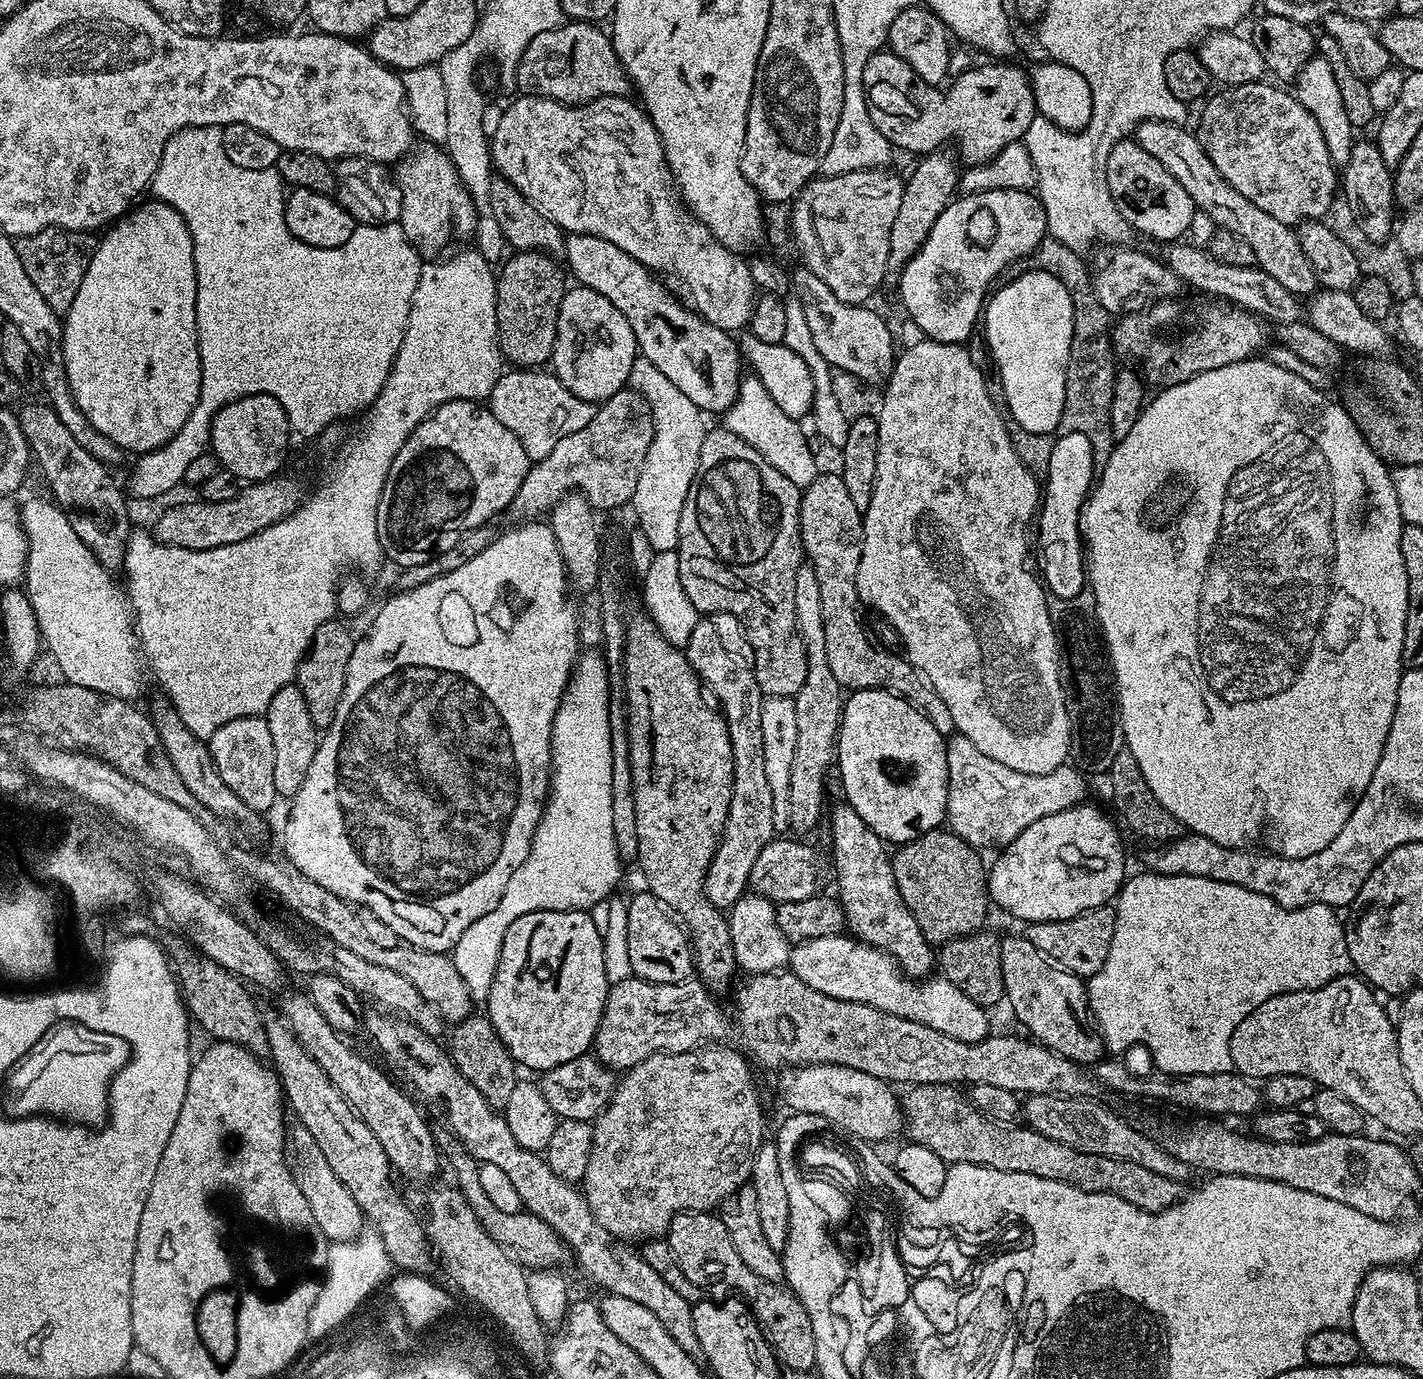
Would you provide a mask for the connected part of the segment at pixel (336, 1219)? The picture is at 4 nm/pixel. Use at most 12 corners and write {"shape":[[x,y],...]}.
{"shape":[[290,1132],[292,1171],[322,1234],[355,1240],[366,1228],[314,1134]]}

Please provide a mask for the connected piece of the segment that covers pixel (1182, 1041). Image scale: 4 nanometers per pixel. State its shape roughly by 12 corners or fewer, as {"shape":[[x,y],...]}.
{"shape":[[1140,870],[1087,977],[1105,1049],[1233,1071],[1262,1002],[1353,971],[1326,904]]}

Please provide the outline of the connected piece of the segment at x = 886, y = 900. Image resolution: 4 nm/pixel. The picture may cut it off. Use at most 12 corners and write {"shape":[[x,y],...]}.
{"shape":[[847,802],[832,860],[847,931],[927,977],[934,948],[898,894],[889,845]]}

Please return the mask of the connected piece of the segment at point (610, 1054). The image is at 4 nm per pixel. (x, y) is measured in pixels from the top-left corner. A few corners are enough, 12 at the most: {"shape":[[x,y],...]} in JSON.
{"shape":[[696,978],[609,987],[595,1055],[627,1070],[723,1041]]}

